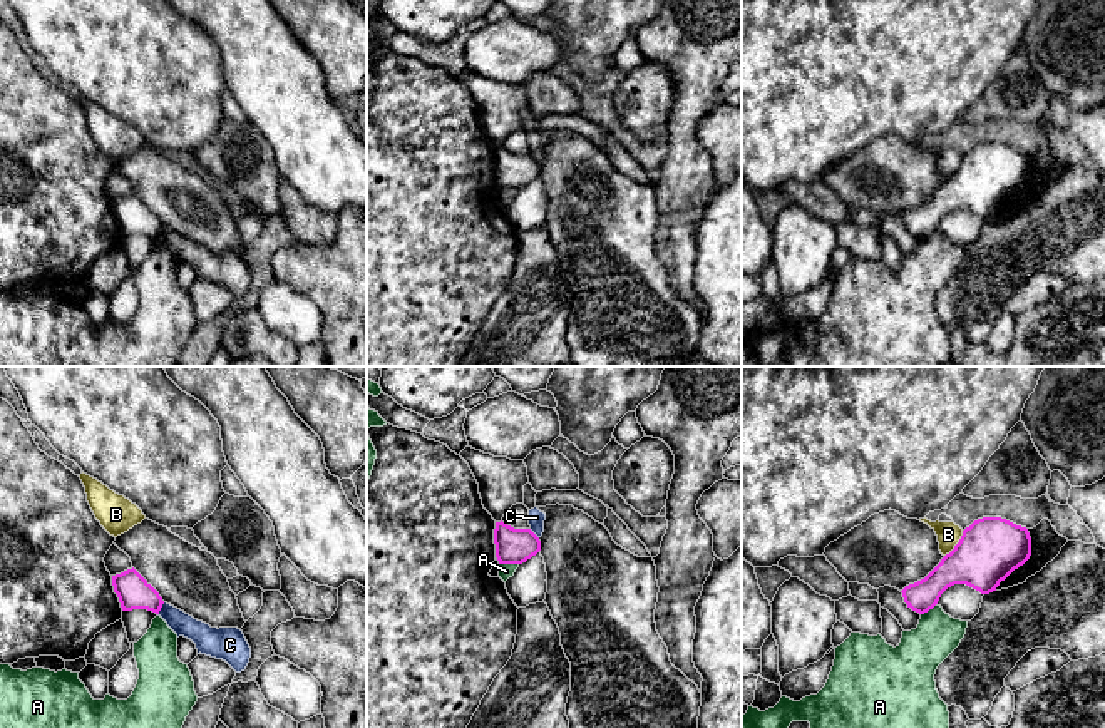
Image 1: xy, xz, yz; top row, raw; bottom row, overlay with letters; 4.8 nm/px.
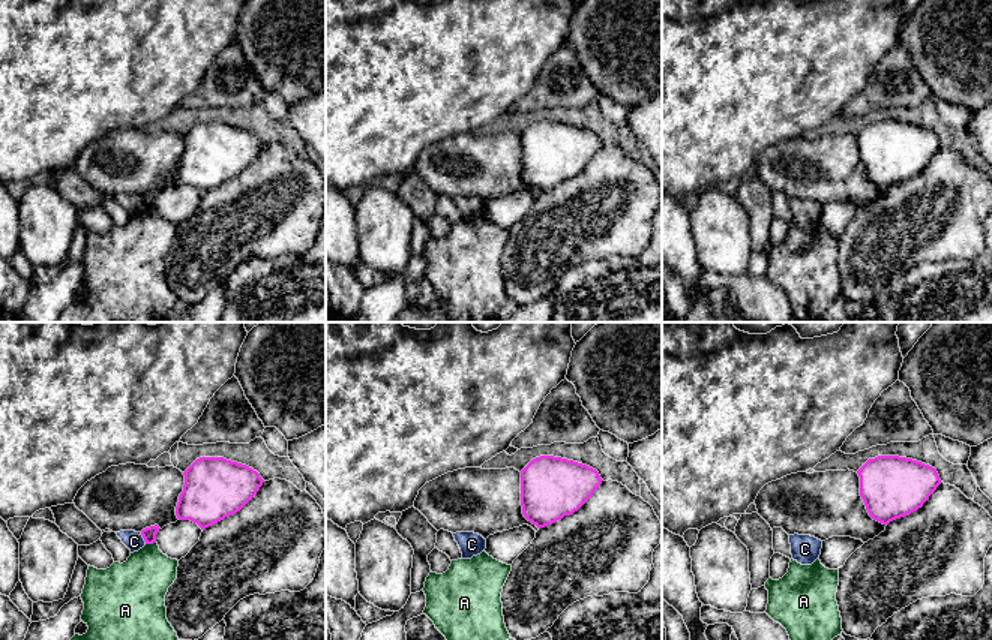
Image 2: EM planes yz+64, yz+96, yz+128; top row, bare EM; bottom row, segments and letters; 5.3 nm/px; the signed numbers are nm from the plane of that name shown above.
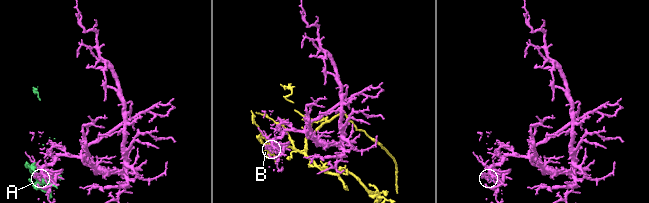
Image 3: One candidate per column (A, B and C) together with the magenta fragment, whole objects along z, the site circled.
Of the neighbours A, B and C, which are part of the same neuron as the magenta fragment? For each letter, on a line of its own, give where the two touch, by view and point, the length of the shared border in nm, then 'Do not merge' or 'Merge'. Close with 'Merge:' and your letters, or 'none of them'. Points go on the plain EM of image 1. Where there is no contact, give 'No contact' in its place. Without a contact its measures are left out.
A: Touches magenta at xz (509, 188). Shared border 100 nm. Do not merge
B: Touches magenta at yz (956, 169). Shared border 160 nm. Do not merge
C: Touches magenta at xy (159, 235). Shared border 70 nm. Do not merge
Merge: none of them

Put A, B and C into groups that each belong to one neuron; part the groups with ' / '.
A / B / C

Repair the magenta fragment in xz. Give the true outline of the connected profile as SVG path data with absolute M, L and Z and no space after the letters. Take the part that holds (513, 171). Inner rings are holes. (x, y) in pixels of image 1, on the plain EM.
M496 147L496 182L499 189L522 189L541 176L541 166L531 154L514 154Z

